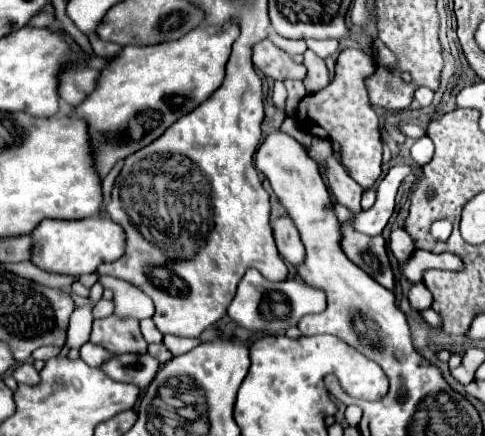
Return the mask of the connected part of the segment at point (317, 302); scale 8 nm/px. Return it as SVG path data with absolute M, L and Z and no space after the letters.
M248 269L238 283L238 291L228 307L228 315L242 327L254 333L284 333L288 327L296 327L296 323L306 313L320 313L326 307L324 293L320 289L308 287L300 279L286 279L282 283L272 283L260 275L256 269Z

